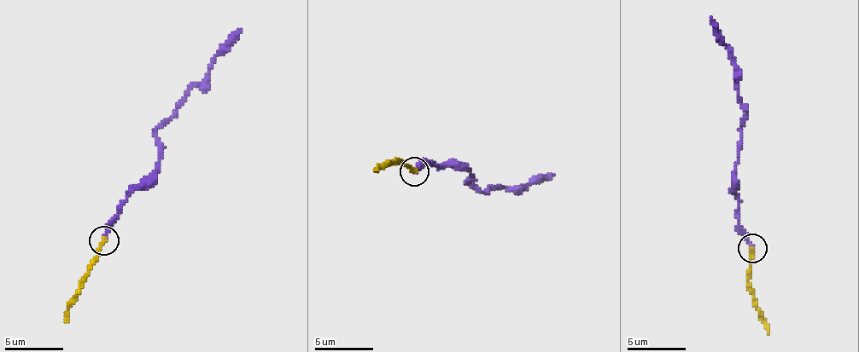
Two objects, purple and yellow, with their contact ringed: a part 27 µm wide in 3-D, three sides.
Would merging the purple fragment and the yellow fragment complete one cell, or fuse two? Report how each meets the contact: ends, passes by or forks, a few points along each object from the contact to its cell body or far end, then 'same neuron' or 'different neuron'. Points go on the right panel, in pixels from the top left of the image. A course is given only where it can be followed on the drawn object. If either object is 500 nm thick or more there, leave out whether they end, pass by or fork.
purple ends | yellow ends | purple via (750, 245), (739, 214), (735, 176), (741, 129), (746, 112), (738, 95), (732, 51), (710, 16) | yellow via (753, 249), (747, 286), (768, 334) | different neuron

